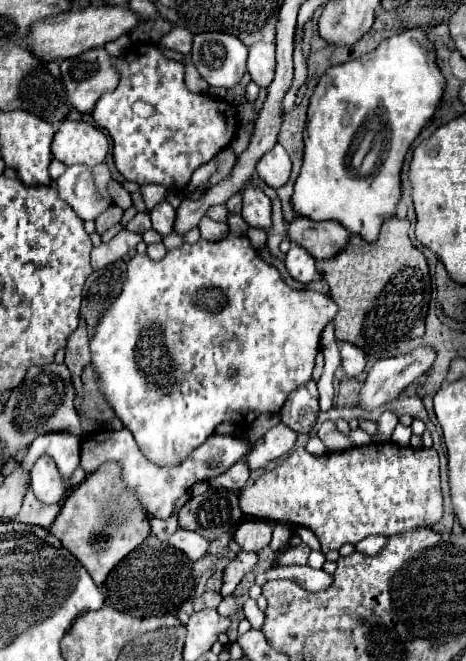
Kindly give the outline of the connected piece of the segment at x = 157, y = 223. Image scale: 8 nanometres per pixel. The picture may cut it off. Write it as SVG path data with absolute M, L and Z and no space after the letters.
M162 202L158 206L154 206L154 210L150 212L150 218L152 218L152 228L166 236L172 232L172 226L174 226L174 218L176 218L176 210L168 204L168 202Z

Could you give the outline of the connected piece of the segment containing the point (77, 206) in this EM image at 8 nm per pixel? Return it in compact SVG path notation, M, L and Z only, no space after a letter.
M76 164L68 166L66 172L56 180L56 188L62 200L66 200L82 220L96 220L114 202L102 194L94 194L92 168Z

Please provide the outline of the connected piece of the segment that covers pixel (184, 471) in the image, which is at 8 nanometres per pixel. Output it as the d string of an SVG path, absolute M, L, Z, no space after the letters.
M122 428L118 432L104 430L104 432L96 432L96 434L90 434L88 438L84 438L80 466L86 470L86 474L92 474L96 470L96 466L100 466L102 462L124 464L124 470L126 470L124 482L128 488L132 488L136 492L136 496L140 498L140 502L148 510L148 514L156 516L156 518L170 518L174 514L176 500L180 496L184 496L196 482L212 480L212 478L220 476L232 464L242 460L248 454L248 450L250 450L250 446L236 436L212 434L200 448L196 448L196 452L192 452L192 456L188 456L188 460L182 460L176 466L158 466L158 464L152 464L140 452L132 432L128 432L128 428Z

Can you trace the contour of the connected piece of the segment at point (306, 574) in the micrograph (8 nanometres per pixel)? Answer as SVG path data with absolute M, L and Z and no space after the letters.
M278 566L278 568L270 568L268 572L258 574L256 584L262 586L268 580L276 580L276 578L288 578L288 580L300 584L308 592L326 590L334 582L332 574L328 574L324 570L314 570L310 566Z

